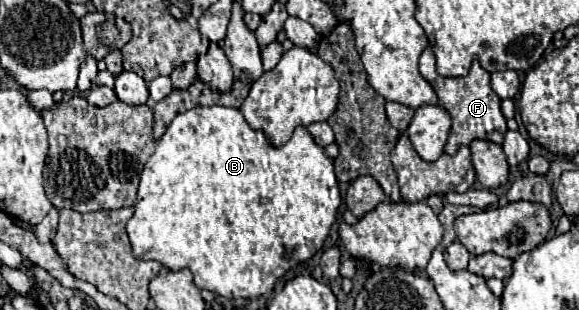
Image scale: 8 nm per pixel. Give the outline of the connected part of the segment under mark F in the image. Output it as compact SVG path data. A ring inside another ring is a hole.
M427 46L425 52L421 54L421 60L419 60L419 72L433 86L433 90L435 90L435 94L439 98L439 106L445 108L449 112L451 120L453 120L451 134L449 134L447 146L445 146L447 154L455 154L459 146L469 146L477 138L489 140L489 142L495 142L495 144L503 144L503 136L507 132L507 120L505 120L505 116L501 112L499 96L491 90L489 72L479 62L473 62L467 76L445 78L445 76L437 74L435 56L431 52L431 46Z

